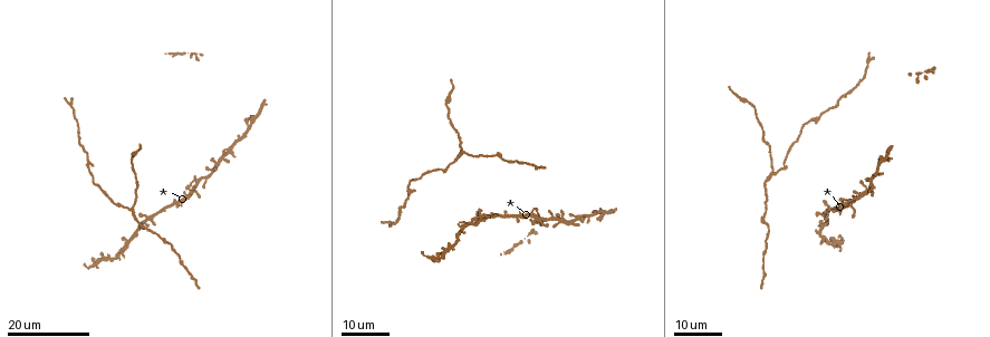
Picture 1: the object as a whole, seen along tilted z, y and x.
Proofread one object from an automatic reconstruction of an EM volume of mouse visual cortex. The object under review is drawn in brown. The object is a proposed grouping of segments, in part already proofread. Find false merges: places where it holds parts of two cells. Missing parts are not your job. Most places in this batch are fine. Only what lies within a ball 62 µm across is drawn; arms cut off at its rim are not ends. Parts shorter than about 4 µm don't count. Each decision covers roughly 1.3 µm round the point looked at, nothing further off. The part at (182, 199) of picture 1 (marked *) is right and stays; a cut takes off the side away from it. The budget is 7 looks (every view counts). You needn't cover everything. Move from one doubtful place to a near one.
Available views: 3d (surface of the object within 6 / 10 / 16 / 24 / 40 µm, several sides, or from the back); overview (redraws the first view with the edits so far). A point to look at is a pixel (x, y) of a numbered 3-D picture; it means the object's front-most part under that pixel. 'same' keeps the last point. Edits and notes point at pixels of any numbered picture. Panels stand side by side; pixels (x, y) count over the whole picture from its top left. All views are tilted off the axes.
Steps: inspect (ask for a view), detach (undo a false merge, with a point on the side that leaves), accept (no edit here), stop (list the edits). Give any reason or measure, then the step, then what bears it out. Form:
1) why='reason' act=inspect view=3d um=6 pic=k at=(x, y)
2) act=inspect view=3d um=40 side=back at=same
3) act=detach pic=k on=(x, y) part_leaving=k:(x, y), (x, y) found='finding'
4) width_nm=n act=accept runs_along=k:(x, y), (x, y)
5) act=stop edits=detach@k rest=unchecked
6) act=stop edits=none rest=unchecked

act=inspect view=3d um=16 pic=1 at=(229, 148)

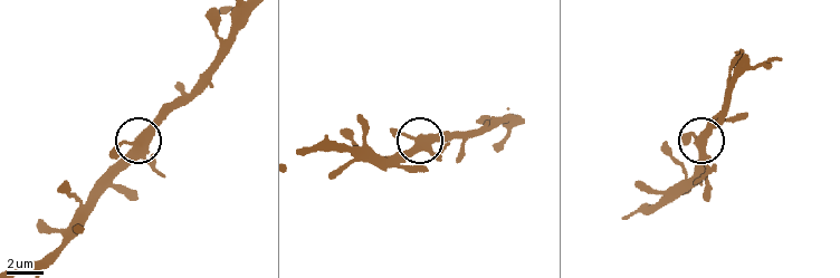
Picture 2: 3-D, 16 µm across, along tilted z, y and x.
act=inspect view=3d um=6 pic=2 at=(152, 133)

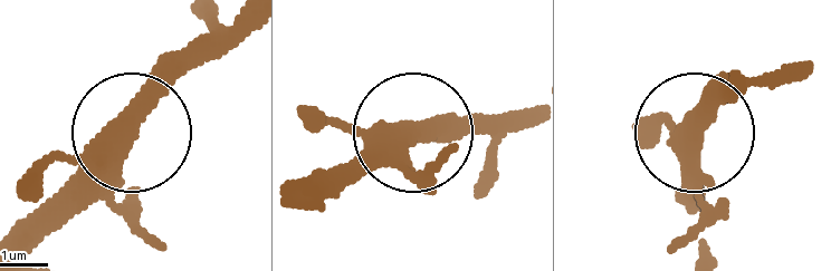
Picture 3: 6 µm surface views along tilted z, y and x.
act=inspect view=3d um=6 side=back pic=3 at=(125, 133)

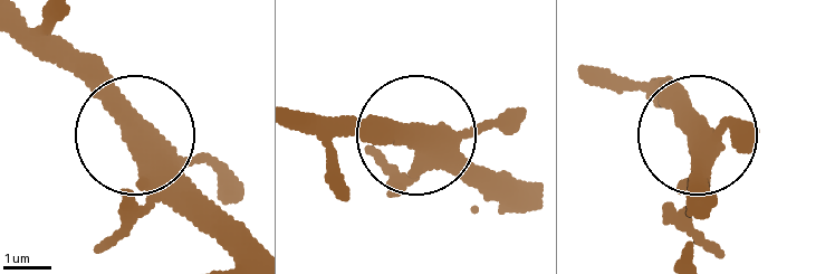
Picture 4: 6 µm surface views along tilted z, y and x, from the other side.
act=accept found='continuous, no second cell'

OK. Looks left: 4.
why='thin arm on a thick one' act=inspect view=3d um=24 pic=1 at=(819, 115)

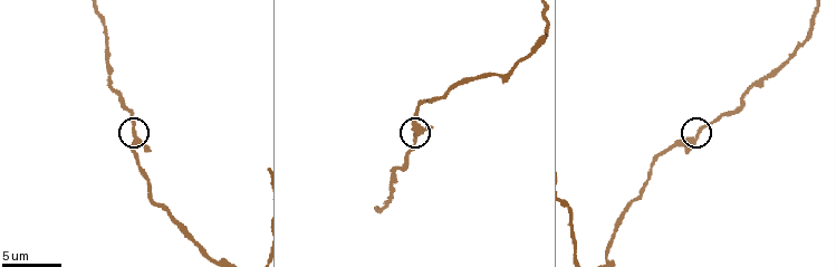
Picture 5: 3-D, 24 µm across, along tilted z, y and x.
act=inspect view=3d um=6 pic=5 at=(136, 137)

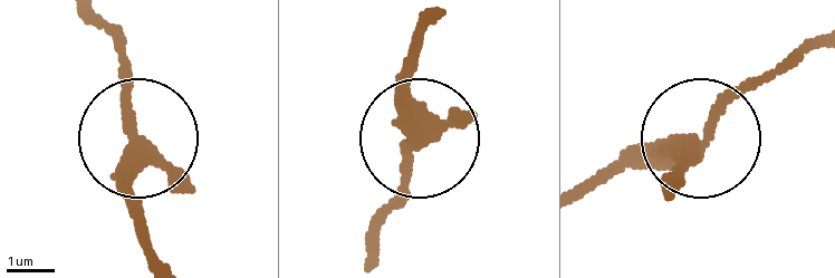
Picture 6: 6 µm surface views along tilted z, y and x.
width_nm=280 act=accept found='one cell here'

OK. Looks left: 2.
act=inspect view=3d um=6 pic=5 at=(504, 76)

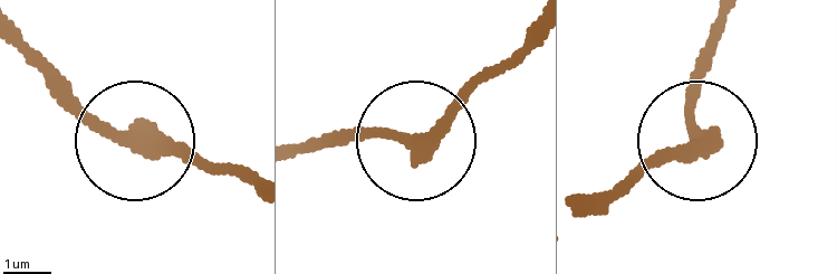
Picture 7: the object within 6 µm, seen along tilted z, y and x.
width_nm=340 act=accept found='continuous, no second cell'

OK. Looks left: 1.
act=stop edits=none rest=unchecked

